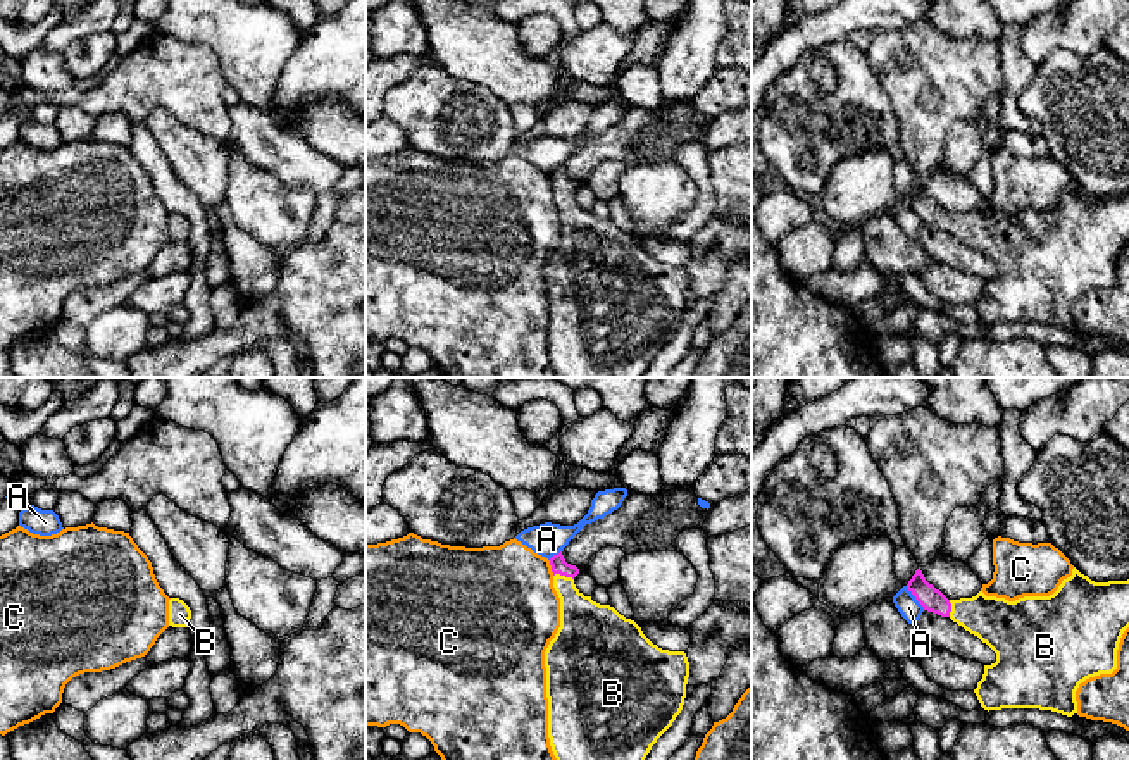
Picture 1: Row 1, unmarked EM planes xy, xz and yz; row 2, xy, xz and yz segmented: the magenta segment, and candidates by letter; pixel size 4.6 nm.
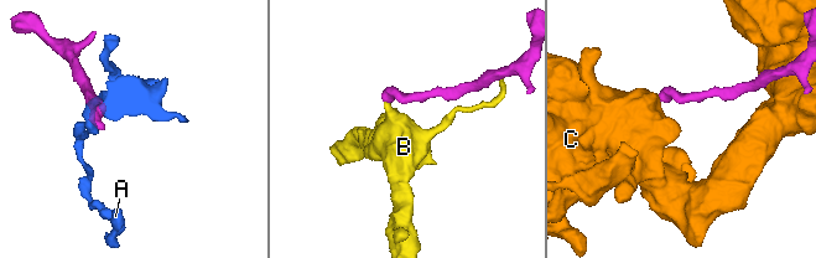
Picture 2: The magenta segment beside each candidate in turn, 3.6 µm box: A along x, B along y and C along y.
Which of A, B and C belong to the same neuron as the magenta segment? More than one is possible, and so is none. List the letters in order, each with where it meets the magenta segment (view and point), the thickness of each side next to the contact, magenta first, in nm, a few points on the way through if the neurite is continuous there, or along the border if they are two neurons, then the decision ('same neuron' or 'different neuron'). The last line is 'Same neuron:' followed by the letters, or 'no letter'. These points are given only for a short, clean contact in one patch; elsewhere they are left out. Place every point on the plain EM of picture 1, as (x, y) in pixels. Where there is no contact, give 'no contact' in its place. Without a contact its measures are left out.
A: yz (916, 212) | 110/100 nm | along yz (905, 200), (924, 223) | different neuron
B: xz (564, 188) | 80/220 nm | across xz (559, 180), (564, 188), (564, 200), (583, 236) | same neuron
C: xz (552, 181) | 80/460 nm | along xz (548, 174), (554, 188) | different neuron
Same neuron: B

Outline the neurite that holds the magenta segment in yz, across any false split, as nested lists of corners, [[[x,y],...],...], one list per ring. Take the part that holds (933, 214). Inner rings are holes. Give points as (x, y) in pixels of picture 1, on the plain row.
[[[1076,181],[1050,210],[1024,210],[1015,215],[986,210],[948,214],[915,184],[907,203],[924,224],[950,231],[977,250],[995,267],[996,276],[984,279],[982,293],[974,303],[984,324],[1039,322],[1067,331],[1077,327],[1076,305],[1081,296],[1117,283],[1117,264],[1129,241],[1129,193],[1095,196]]]

